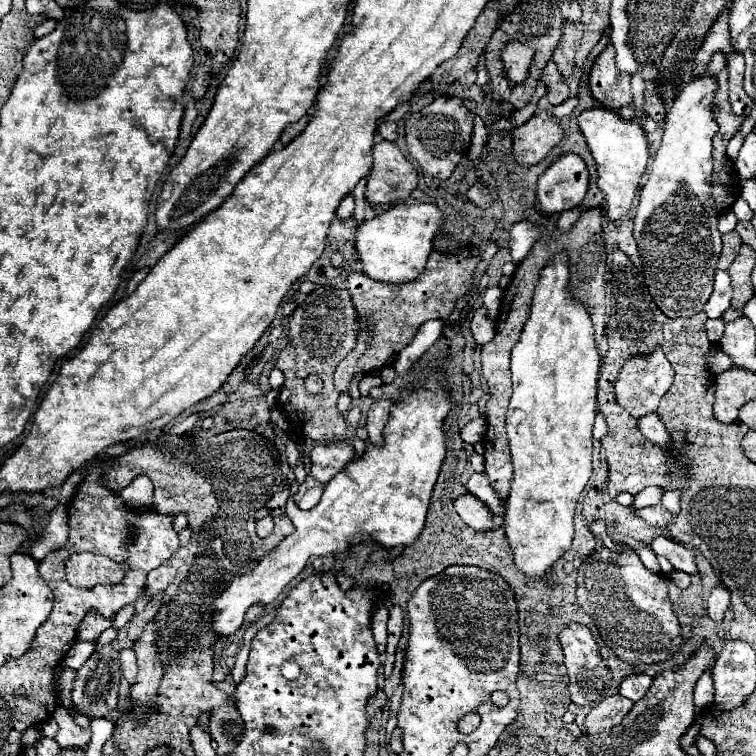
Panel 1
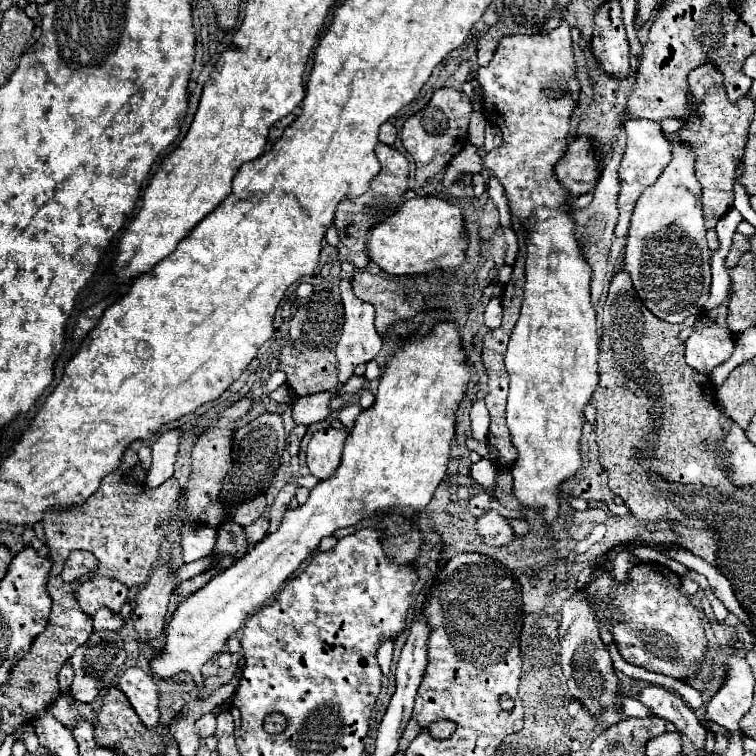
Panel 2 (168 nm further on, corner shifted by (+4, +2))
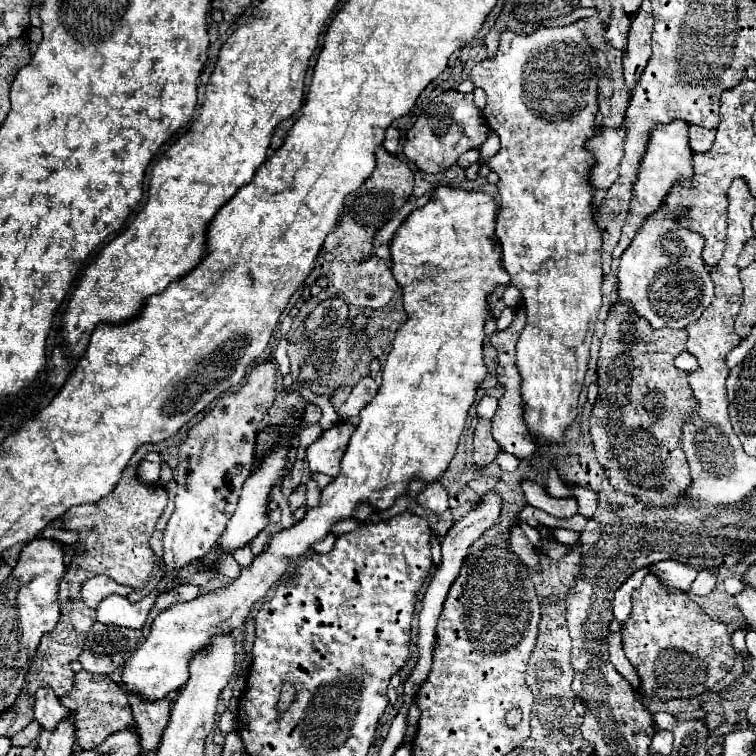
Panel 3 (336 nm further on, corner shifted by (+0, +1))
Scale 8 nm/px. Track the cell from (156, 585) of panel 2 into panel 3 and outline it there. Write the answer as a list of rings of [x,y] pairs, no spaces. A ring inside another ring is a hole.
[[[274,358],[256,364],[244,382],[244,386],[232,394],[224,394],[216,406],[188,430],[188,440],[178,450],[178,470],[176,470],[176,498],[174,498],[174,512],[168,520],[166,532],[164,532],[164,564],[166,572],[182,570],[186,564],[202,560],[220,540],[222,532],[226,530],[226,524],[230,516],[236,510],[238,496],[242,490],[244,480],[248,478],[250,470],[254,468],[254,448],[256,448],[256,434],[262,418],[268,414],[268,410],[274,404],[276,398],[276,374],[278,374],[278,362]]]

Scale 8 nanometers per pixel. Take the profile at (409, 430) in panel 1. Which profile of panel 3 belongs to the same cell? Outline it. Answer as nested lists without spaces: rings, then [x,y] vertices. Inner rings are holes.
[[[442,186],[434,190],[434,200],[428,200],[426,206],[414,210],[404,220],[404,224],[394,234],[394,240],[390,242],[390,254],[392,274],[404,294],[402,300],[408,322],[396,332],[392,350],[388,352],[382,370],[382,386],[378,394],[360,412],[360,424],[352,434],[348,450],[341,460],[340,474],[322,490],[320,506],[308,508],[304,520],[296,522],[288,530],[274,534],[266,552],[258,554],[252,566],[244,568],[228,588],[214,590],[212,594],[198,596],[190,602],[174,604],[154,618],[148,638],[122,666],[122,686],[126,688],[126,692],[134,692],[144,700],[154,702],[164,698],[168,692],[184,686],[188,680],[188,664],[192,656],[200,648],[204,648],[214,634],[242,626],[252,606],[262,600],[276,582],[282,580],[284,570],[288,570],[288,562],[298,560],[314,542],[320,542],[330,532],[334,522],[350,518],[358,502],[368,500],[374,508],[388,510],[398,496],[406,494],[410,480],[422,478],[426,484],[430,484],[446,472],[464,430],[468,410],[476,400],[478,386],[488,374],[482,358],[486,336],[484,324],[490,320],[490,312],[486,308],[488,296],[494,292],[496,286],[510,284],[510,276],[502,268],[502,252],[494,232],[496,212],[496,202],[486,192],[468,192]]]

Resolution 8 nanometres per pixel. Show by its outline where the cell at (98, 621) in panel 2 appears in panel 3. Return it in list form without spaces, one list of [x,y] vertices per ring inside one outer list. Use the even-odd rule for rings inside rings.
[[[148,594],[138,602],[130,602],[128,598],[120,598],[120,596],[108,596],[98,604],[96,612],[102,624],[116,624],[124,628],[142,630],[154,602],[156,602],[156,594]]]

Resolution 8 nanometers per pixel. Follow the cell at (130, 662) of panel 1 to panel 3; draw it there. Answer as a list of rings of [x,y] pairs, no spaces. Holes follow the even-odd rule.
[[[130,694],[130,706],[134,714],[134,722],[138,726],[140,742],[144,752],[152,752],[158,748],[160,738],[166,730],[168,724],[168,714],[170,714],[170,702],[156,700],[156,702],[144,702],[136,694]]]

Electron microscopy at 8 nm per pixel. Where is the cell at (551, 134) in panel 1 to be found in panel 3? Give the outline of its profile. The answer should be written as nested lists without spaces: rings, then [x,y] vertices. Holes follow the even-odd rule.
[[[568,24],[562,28],[542,28],[528,36],[506,30],[496,56],[482,60],[470,72],[470,80],[488,96],[484,118],[500,138],[500,150],[488,162],[500,176],[498,190],[502,200],[496,236],[502,244],[502,262],[510,274],[510,284],[524,296],[528,320],[516,344],[516,366],[524,378],[524,420],[528,430],[536,434],[538,444],[560,442],[564,430],[576,418],[578,396],[590,358],[590,340],[602,304],[602,234],[594,224],[594,188],[590,184],[590,170],[596,160],[586,150],[586,142],[594,136],[594,118],[598,114],[596,68],[598,60],[592,46],[582,38],[578,24]]]

